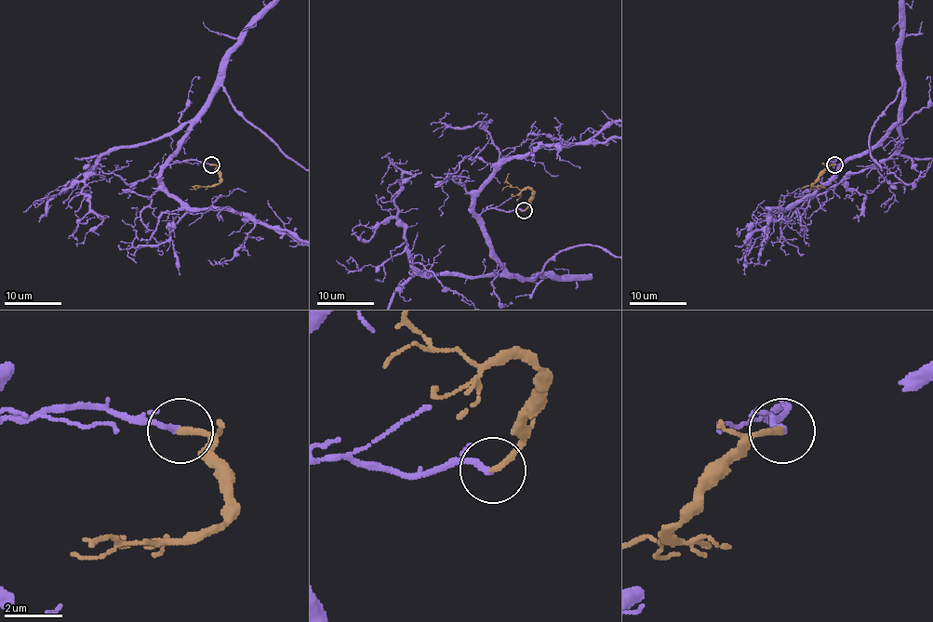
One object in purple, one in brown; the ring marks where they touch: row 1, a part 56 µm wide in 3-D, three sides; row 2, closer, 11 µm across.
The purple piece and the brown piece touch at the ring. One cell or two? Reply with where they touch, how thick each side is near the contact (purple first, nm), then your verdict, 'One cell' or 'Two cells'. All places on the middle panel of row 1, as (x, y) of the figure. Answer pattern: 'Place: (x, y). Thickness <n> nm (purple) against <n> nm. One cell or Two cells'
Place: (524, 210). Thickness 200 nm (purple) against 200 nm. One cell

